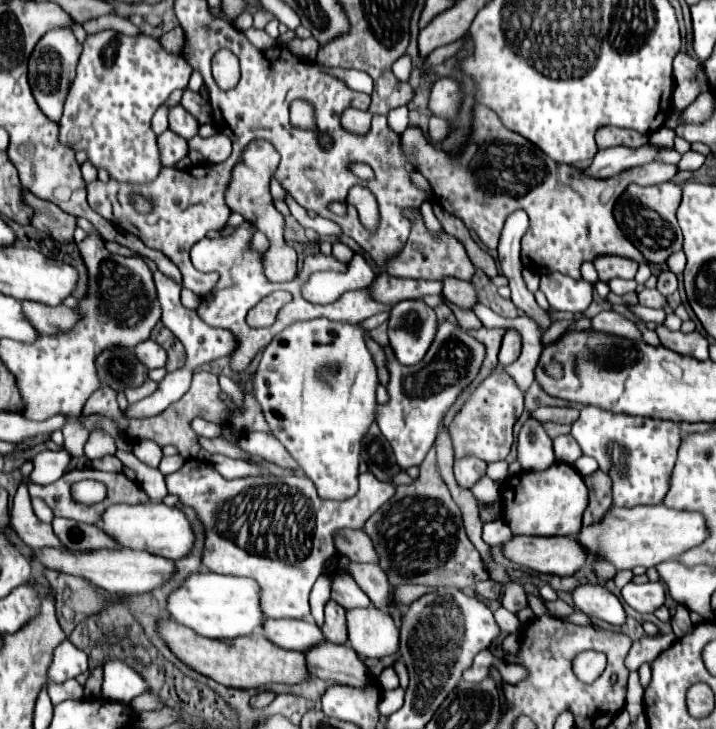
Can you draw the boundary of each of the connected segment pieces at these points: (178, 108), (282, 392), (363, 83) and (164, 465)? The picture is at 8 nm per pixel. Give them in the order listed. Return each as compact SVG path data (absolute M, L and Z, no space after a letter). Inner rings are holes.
M178 103L178 105L172 105L170 109L168 109L168 127L174 131L174 133L178 133L178 135L182 135L184 139L190 139L190 137L194 137L196 133L198 133L198 121Z
M328 319L298 321L272 339L272 343L262 353L262 361L256 371L256 397L264 409L272 435L286 447L302 473L316 485L316 491L322 499L344 501L354 497L358 491L360 439L374 421L378 385L376 367L364 341L366 331L358 325L334 323ZM322 369L334 373L336 381L322 381Z
M328 69L328 71L332 71L338 77L342 77L356 91L362 91L362 93L368 93L368 95L374 91L374 81L364 71L356 71L356 69Z
M172 455L172 457L164 457L162 461L160 461L160 471L164 473L164 475L170 475L170 473L174 473L174 471L178 471L180 467L182 467L182 463L184 463L184 459L180 457L180 455Z

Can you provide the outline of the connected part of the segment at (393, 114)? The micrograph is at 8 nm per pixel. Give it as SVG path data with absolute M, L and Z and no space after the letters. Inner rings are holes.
M408 105L392 109L388 113L388 123L390 123L390 127L394 127L394 131L400 129L400 133L402 133L408 127Z

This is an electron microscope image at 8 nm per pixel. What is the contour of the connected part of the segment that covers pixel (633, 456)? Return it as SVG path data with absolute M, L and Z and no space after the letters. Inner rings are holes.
M586 405L578 421L572 425L572 437L582 447L582 453L594 457L604 473L612 479L612 499L618 507L658 505L668 493L670 475L680 447L680 427L674 421L616 415L598 407Z

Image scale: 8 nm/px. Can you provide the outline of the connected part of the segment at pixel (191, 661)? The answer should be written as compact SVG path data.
M160 619L158 621L158 633L168 645L168 649L190 669L196 673L202 673L216 683L222 683L226 687L238 687L238 689L252 689L268 683L300 683L306 679L308 667L304 661L304 655L298 651L288 651L282 647L276 647L270 643L262 631L256 631L246 637L236 639L208 639L202 635L196 635L194 631L174 623L172 619Z

